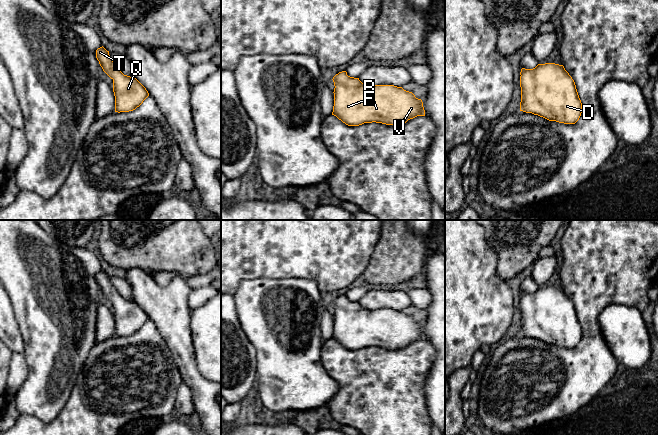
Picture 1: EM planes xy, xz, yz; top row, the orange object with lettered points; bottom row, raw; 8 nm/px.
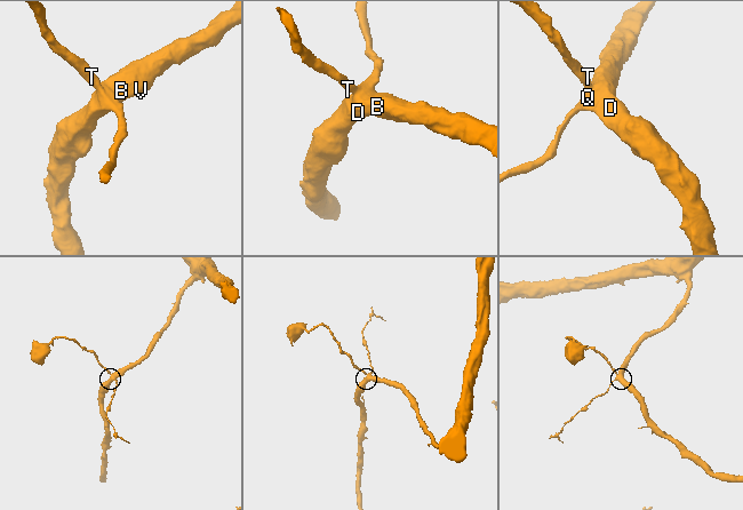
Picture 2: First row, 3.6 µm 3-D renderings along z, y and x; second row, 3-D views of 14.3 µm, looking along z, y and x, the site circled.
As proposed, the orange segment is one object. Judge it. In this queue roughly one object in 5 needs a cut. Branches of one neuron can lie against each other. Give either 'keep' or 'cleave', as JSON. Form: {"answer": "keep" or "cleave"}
{"answer": "keep"}

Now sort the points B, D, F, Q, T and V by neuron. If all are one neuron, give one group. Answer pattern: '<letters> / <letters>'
B D F Q T V

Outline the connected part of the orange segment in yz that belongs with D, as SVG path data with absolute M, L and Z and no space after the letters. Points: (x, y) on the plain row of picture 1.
M538 288L533 293L522 292L520 299L520 335L564 348L579 344L582 327L563 289Z

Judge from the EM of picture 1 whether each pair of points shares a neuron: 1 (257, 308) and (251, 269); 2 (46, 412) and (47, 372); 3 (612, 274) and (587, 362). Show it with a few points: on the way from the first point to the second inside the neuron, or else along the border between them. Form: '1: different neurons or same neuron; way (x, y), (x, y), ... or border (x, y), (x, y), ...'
1: different neurons; border (277, 279), (244, 278), (234, 293)
2: same neuron; way (46, 402), (47, 382)
3: same neuron; way (590, 296), (590, 340)

